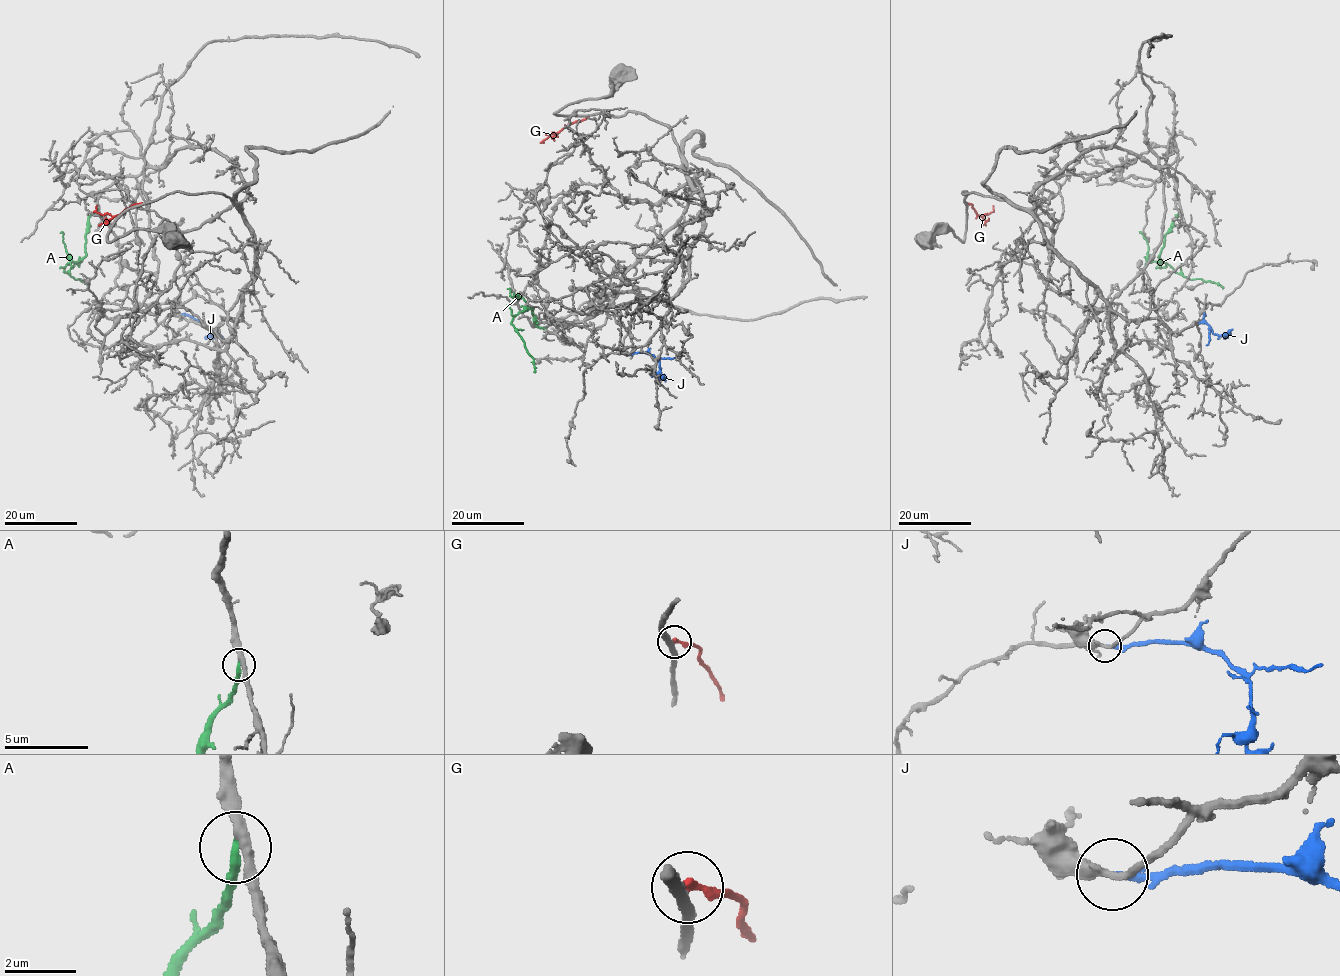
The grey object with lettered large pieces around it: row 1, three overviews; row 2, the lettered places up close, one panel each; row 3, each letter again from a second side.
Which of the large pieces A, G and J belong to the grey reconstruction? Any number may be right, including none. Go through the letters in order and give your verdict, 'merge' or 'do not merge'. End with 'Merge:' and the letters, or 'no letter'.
A: merge
G: do not merge
J: do not merge
Merge: A

